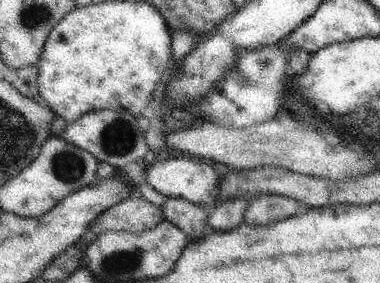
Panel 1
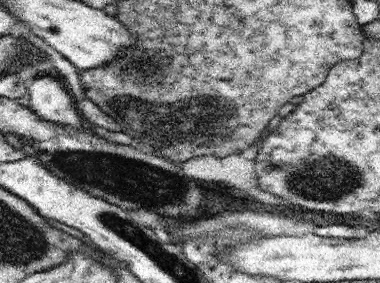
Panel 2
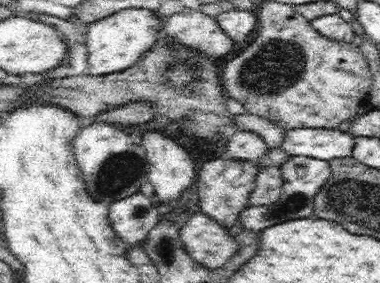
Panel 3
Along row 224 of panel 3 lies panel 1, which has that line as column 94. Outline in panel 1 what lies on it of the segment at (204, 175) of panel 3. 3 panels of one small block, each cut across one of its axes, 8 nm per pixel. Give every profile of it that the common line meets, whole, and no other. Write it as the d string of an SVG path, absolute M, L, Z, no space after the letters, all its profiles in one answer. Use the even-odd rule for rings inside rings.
M133 196L103 212L89 230L97 236L103 232L129 232L139 236L155 230L161 222L165 222L163 208L149 204L143 196Z

